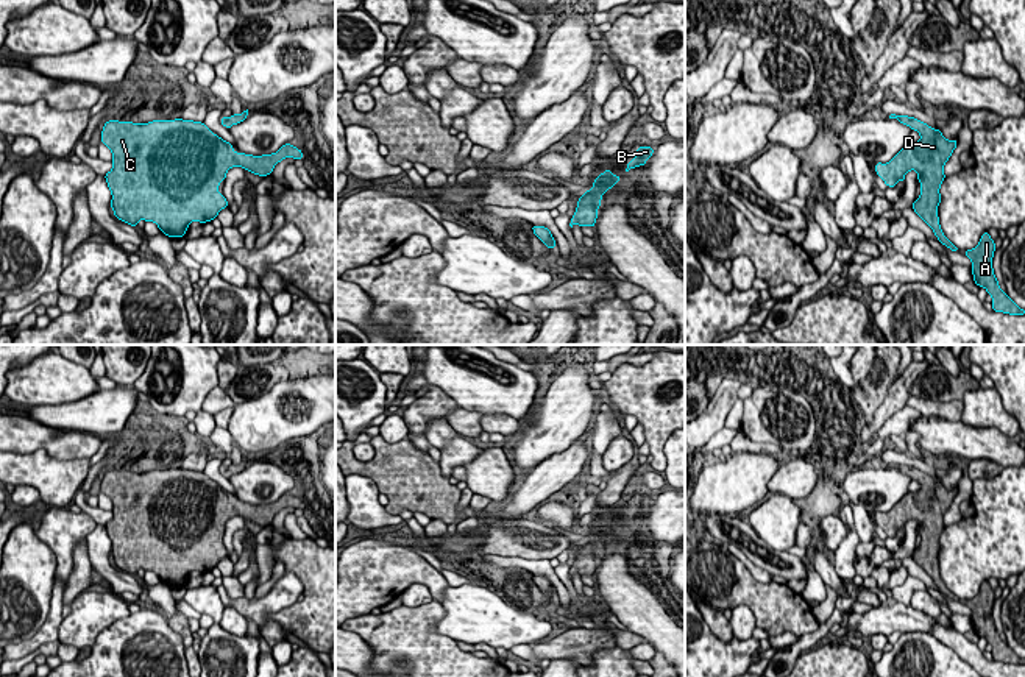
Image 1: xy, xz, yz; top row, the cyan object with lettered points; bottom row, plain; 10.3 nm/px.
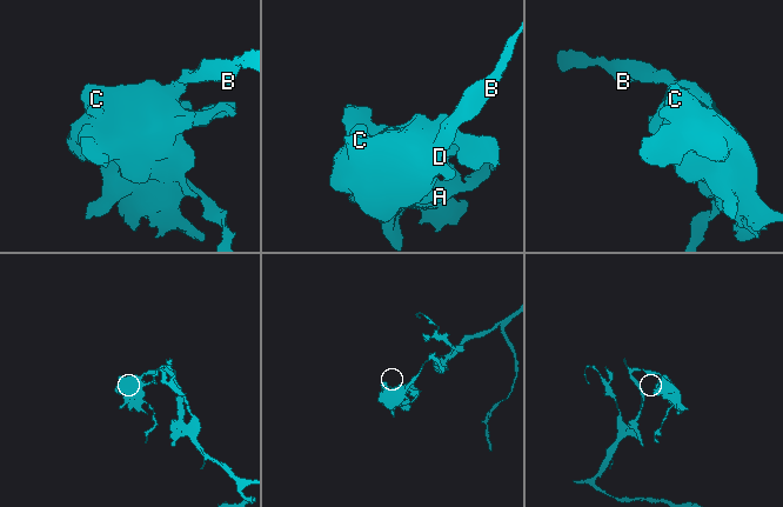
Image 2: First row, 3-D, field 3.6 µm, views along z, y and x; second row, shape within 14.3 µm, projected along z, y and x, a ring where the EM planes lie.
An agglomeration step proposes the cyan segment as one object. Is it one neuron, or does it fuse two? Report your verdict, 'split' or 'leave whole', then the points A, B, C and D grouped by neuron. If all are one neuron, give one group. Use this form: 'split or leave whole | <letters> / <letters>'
leave whole | A B C D

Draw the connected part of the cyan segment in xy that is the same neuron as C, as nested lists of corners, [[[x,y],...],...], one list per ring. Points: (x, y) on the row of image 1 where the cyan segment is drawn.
[[[183,119],[148,123],[108,120],[100,142],[112,151],[112,170],[105,179],[112,195],[115,218],[134,228],[139,220],[153,222],[170,239],[184,237],[192,222],[212,222],[228,207],[225,195],[218,192],[218,183],[225,183],[229,168],[240,165],[254,175],[267,176],[286,158],[304,159],[303,151],[290,144],[271,154],[236,153],[229,142],[203,122]]]

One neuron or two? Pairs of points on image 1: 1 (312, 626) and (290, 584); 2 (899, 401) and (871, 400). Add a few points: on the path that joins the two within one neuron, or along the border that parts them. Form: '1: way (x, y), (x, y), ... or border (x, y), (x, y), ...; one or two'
1: border (297, 599), (272, 612), (267, 618); two
2: border (896, 378), (874, 418), (866, 425); two

